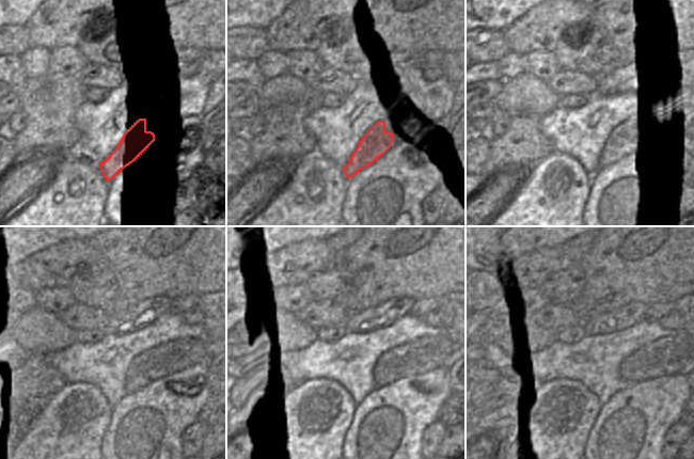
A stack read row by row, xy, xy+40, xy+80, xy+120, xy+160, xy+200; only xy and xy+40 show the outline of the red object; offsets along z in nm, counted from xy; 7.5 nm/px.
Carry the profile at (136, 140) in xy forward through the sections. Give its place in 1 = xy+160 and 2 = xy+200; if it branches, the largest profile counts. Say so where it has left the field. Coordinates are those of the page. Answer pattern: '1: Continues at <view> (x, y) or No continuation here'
1: Continues at xy+160 (426, 353)
2: Continues at xy+200 (666, 355).

